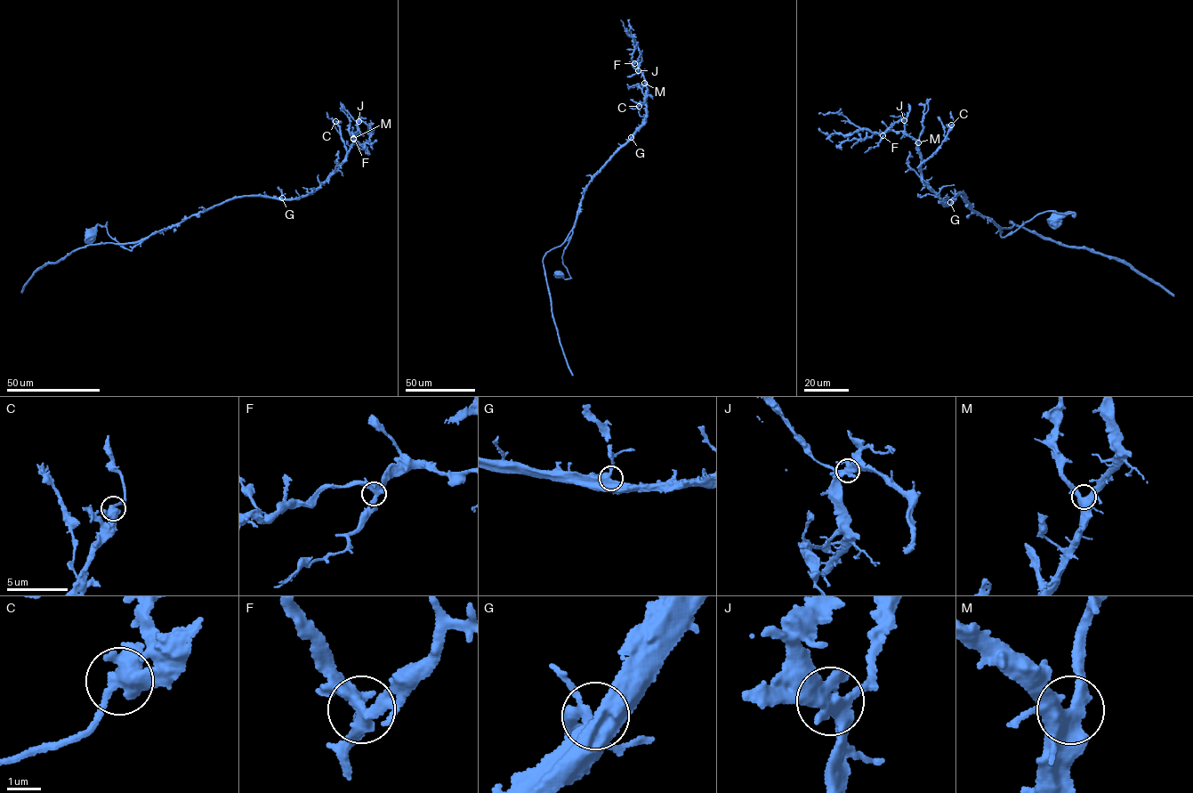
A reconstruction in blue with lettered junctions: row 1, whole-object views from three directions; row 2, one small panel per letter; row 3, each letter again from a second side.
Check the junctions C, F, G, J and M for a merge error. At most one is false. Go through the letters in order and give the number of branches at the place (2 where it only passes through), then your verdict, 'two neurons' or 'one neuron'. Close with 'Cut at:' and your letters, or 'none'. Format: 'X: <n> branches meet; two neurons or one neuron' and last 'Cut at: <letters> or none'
C: 3 branches meet; one neuron
F: 3 branches meet; one neuron
G: 3 branches meet; one neuron
J: 3 branches meet; one neuron
M: 3 branches meet; one neuron
Cut at: none

